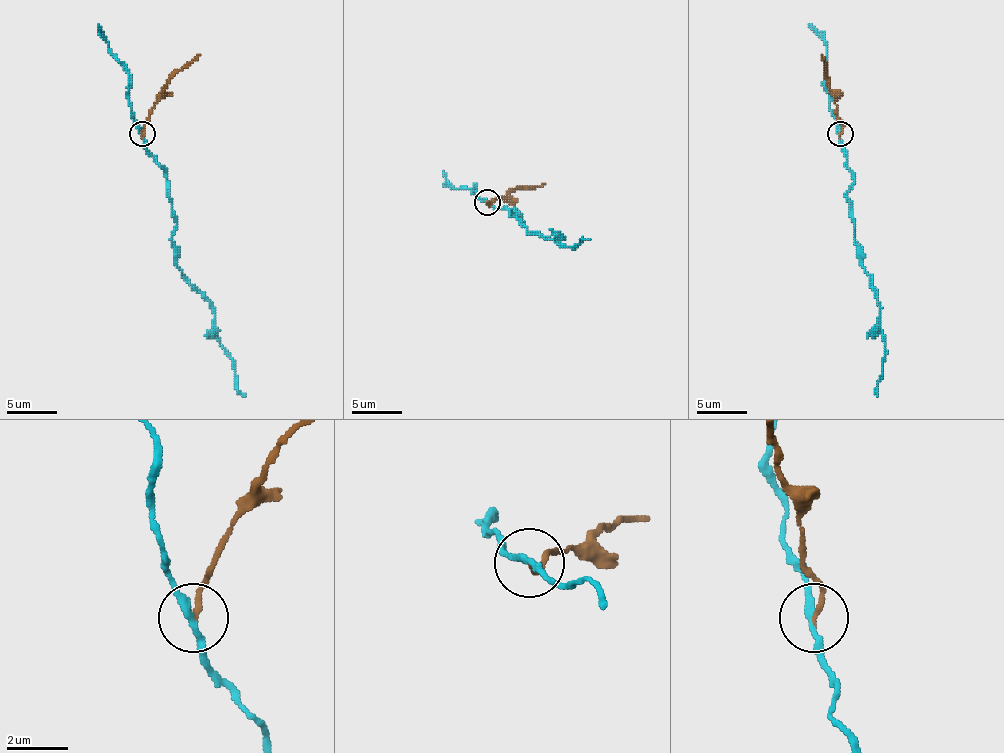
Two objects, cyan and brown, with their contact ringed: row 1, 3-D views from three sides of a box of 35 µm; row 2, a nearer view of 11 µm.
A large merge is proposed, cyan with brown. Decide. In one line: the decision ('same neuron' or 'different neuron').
different neuron

